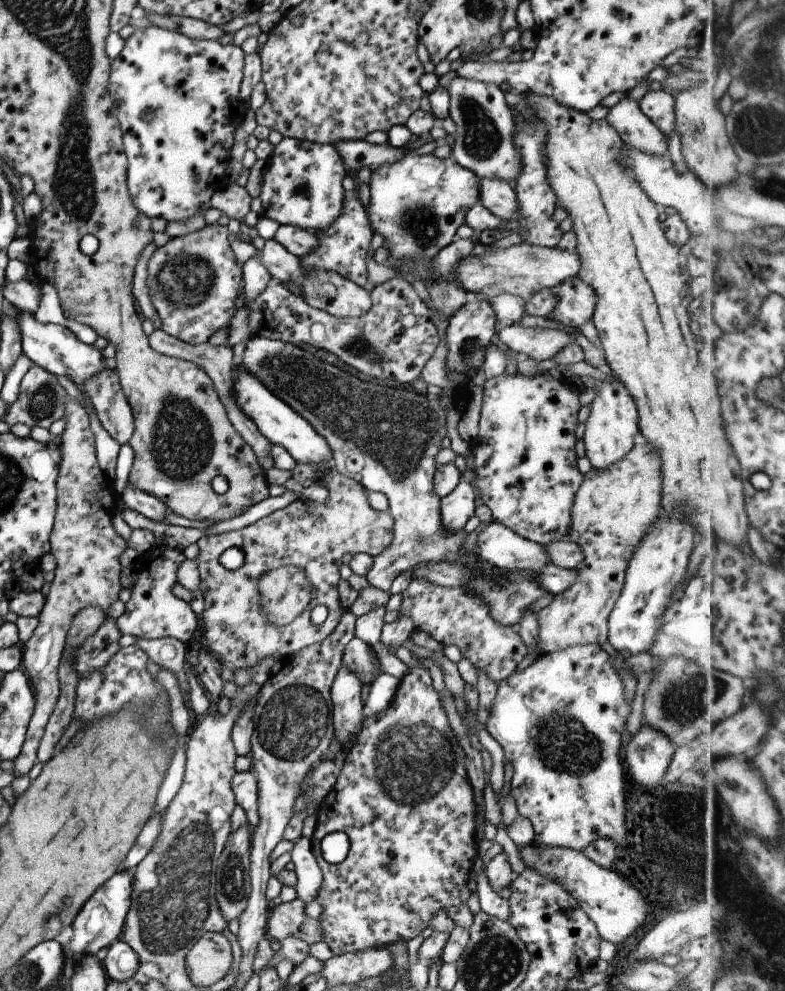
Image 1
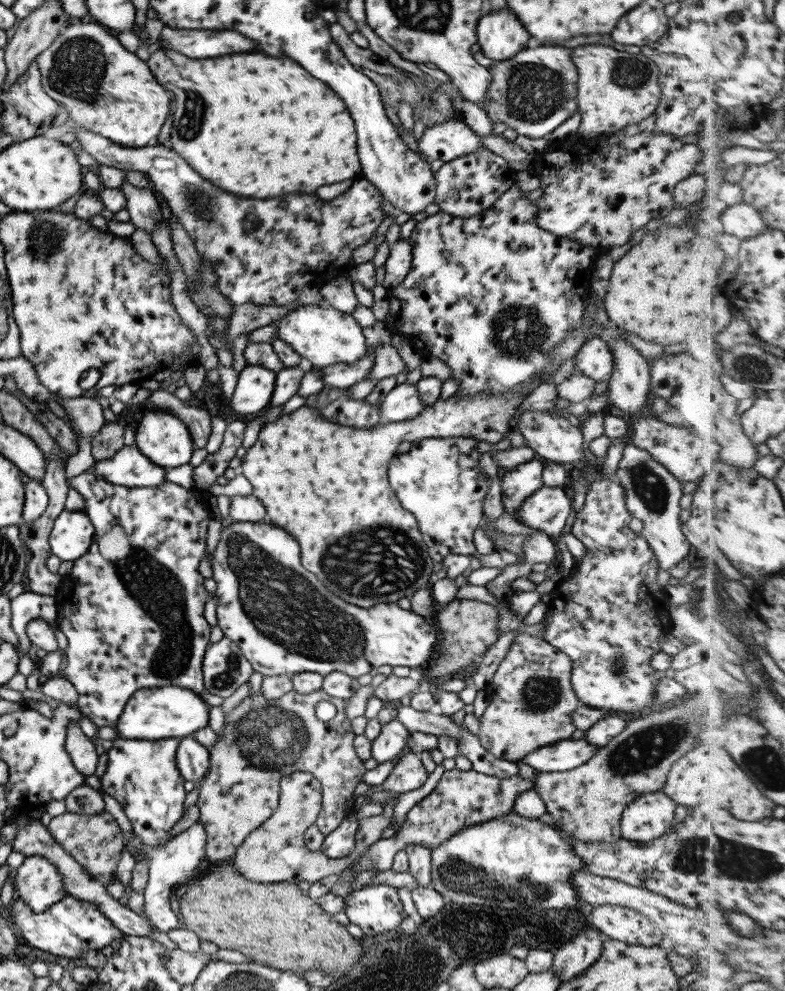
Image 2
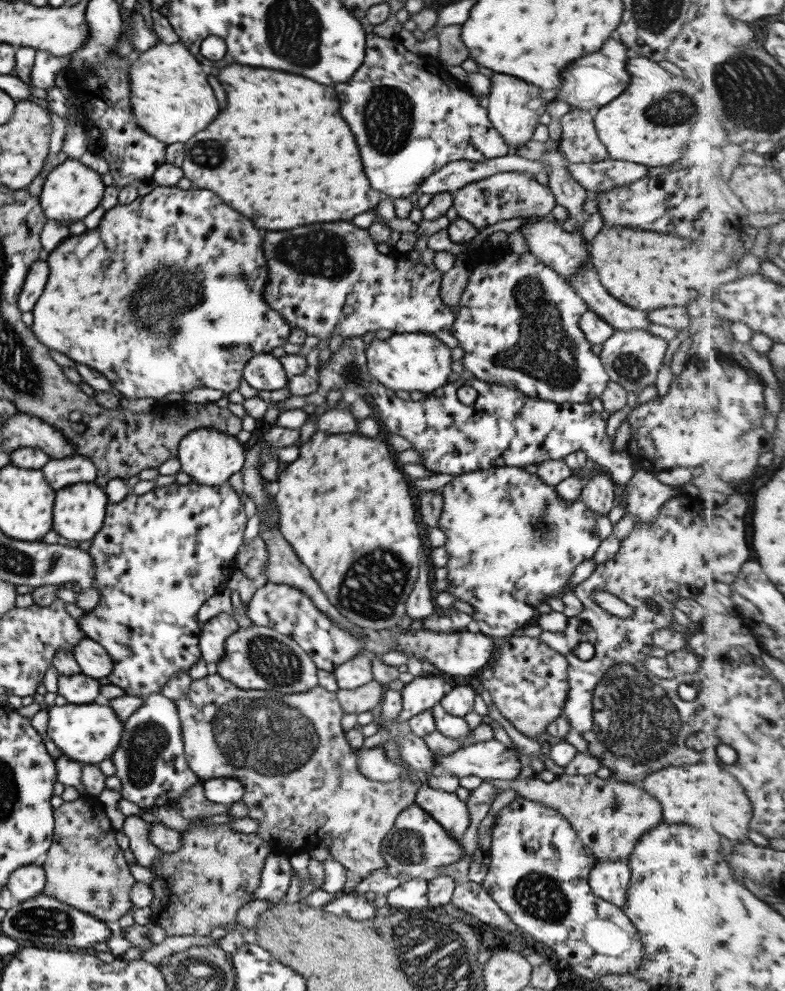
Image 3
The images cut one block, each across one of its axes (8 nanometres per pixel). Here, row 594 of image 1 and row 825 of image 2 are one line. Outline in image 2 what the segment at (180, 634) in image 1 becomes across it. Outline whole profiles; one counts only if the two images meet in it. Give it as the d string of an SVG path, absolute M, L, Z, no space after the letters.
M117 736L106 750L107 765L99 778L100 790L117 801L131 823L132 834L147 847L165 845L169 841L169 831L184 815L184 780L175 762L178 740L177 737L141 740Z

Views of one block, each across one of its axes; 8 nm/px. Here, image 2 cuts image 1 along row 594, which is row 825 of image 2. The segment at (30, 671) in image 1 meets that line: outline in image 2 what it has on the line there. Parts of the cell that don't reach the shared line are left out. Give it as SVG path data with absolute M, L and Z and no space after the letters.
M101 811L97 815L87 816L65 812L52 817L46 830L52 840L55 840L55 843L83 870L89 872L91 877L100 880L104 886L117 880L115 872L124 839L111 814Z

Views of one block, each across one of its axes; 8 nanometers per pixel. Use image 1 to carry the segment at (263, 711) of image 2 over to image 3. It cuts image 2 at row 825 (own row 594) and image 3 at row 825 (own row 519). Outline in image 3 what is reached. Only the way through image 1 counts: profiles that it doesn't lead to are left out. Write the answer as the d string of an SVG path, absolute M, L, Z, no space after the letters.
M210 670L202 678L191 680L189 691L172 701L181 724L181 740L189 770L201 781L233 778L241 782L245 790L241 802L247 806L247 818L259 821L255 834L270 846L271 852L289 858L297 852L315 850L316 845L328 836L333 842L328 854L350 875L363 879L373 870L385 867L380 852L381 842L401 810L414 803L415 793L423 782L419 773L401 760L399 746L389 736L379 745L389 761L411 773L410 780L379 782L365 778L357 770L359 748L352 748L345 740L345 731L340 724L344 712L335 692L319 685L295 694L281 694L275 690L241 690Z

